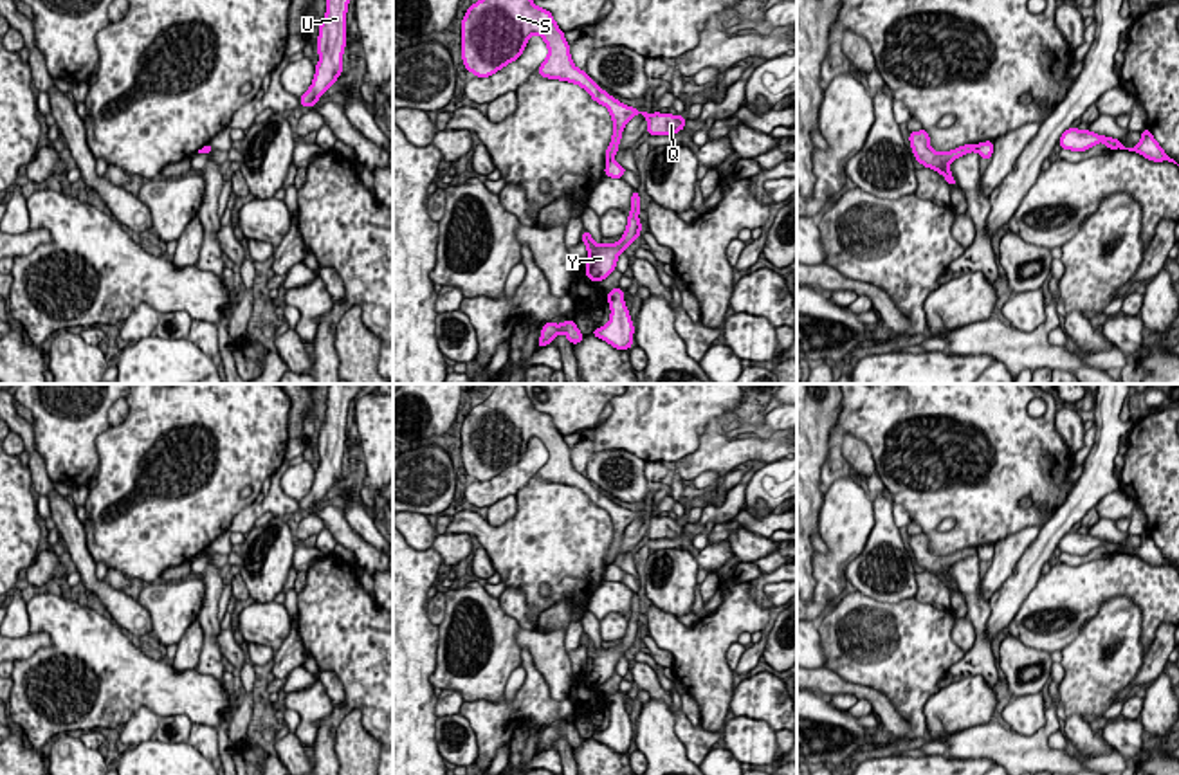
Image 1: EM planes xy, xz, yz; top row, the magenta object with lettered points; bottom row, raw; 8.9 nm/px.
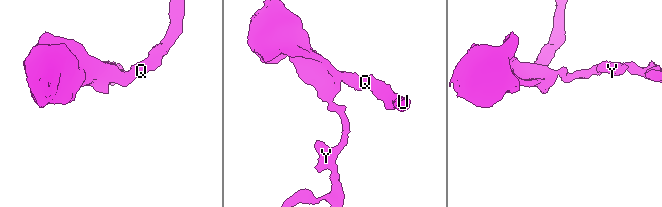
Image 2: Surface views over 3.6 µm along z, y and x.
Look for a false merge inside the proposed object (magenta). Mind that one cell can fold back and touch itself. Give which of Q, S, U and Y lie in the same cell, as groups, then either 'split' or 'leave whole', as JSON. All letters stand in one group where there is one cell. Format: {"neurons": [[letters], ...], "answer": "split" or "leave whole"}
{"neurons": [["Q", "S", "U"], ["Y"]], "answer": "split"}

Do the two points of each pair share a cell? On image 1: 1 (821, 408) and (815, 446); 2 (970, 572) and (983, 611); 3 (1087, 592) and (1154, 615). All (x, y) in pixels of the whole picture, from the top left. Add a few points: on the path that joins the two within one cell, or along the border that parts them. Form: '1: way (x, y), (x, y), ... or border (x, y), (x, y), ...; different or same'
1: way (815, 417), (815, 437); same
2: way (970, 581), (976, 602); same
3: way (1105, 586), (1131, 586), (1142, 597); same

